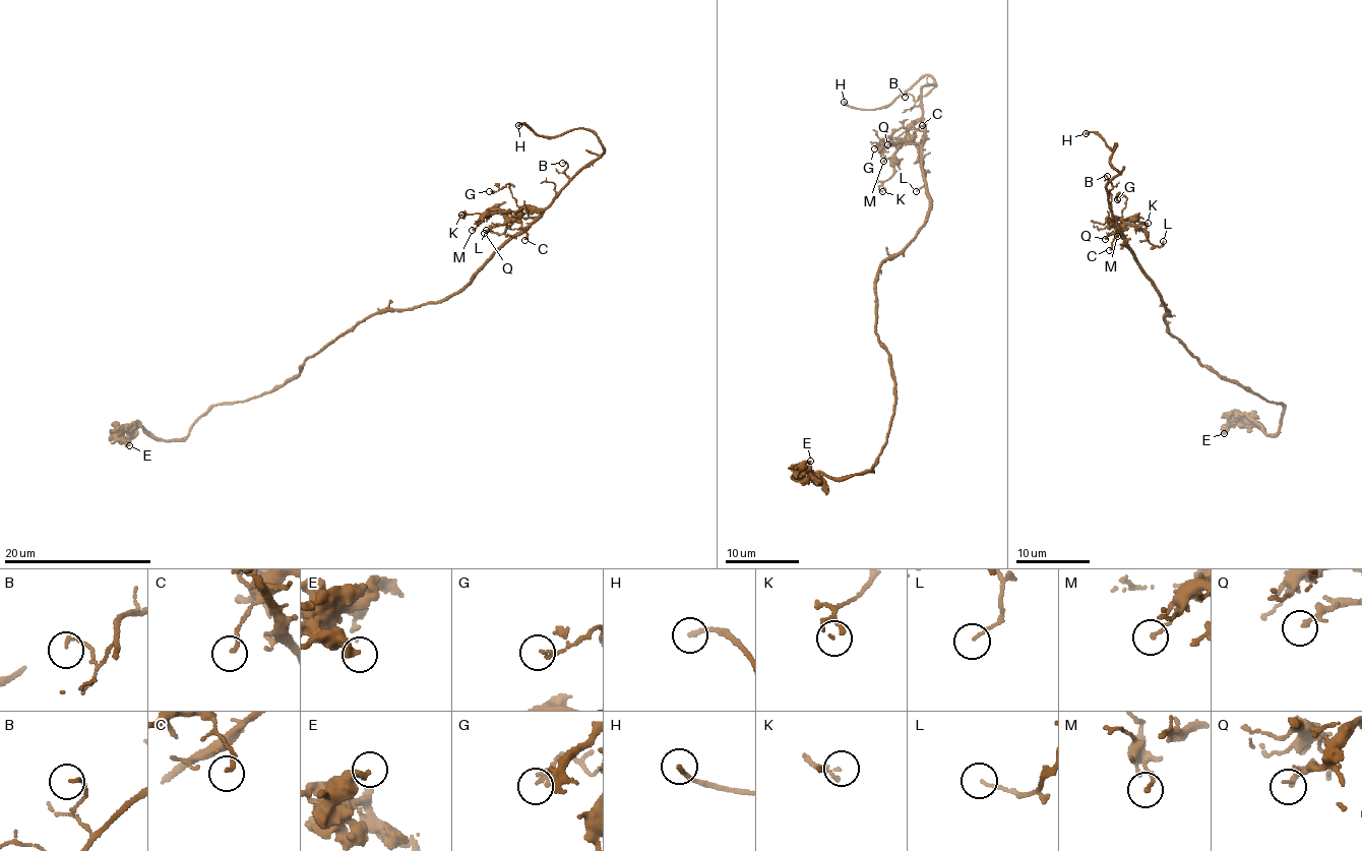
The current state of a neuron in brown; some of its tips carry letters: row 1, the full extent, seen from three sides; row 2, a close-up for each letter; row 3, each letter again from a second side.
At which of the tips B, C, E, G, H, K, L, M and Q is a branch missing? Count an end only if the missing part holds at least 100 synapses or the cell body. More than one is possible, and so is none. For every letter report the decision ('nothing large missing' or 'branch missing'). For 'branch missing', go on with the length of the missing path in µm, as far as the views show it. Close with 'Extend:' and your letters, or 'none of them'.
B: nothing large missing
C: nothing large missing
E: nothing large missing
G: nothing large missing
H: branch missing | 15 µm
K: nothing large missing
L: nothing large missing
M: nothing large missing
Q: nothing large missing
Extend: H

